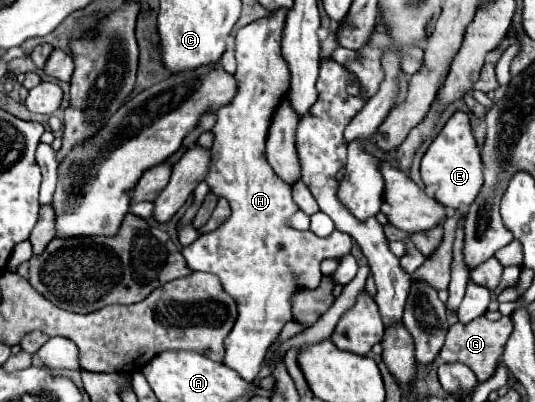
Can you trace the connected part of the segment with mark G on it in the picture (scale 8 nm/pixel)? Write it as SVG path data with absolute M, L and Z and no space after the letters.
M481 316L473 322L469 322L469 324L457 322L447 330L447 340L445 340L445 346L441 348L439 358L447 364L459 362L459 364L469 366L475 372L477 380L485 382L493 376L497 360L503 354L503 346L505 346L507 338L511 335L511 330L513 330L513 324L509 316L503 316L498 321L490 321L485 316Z

